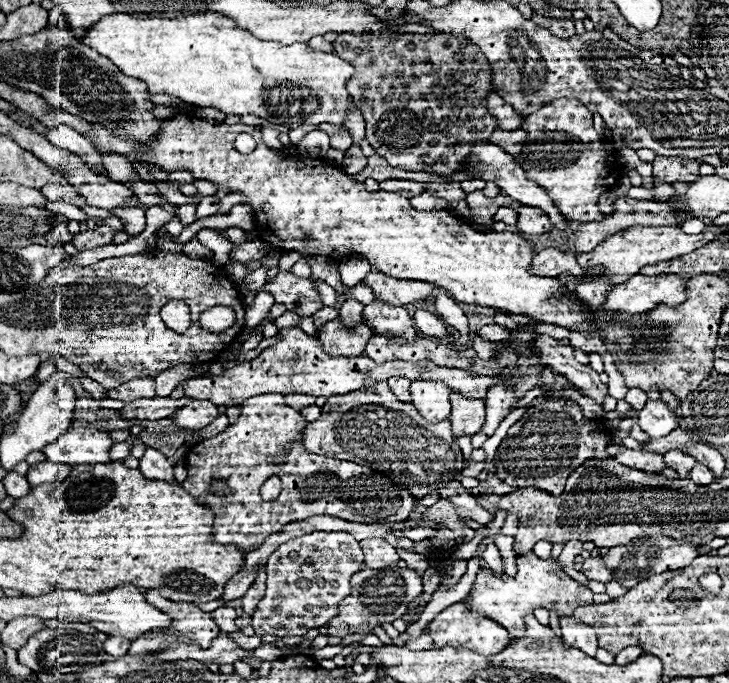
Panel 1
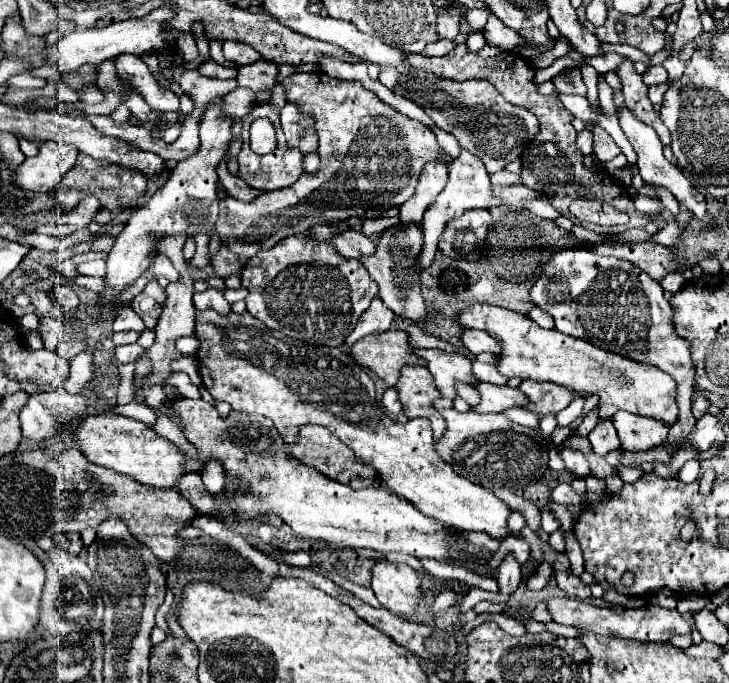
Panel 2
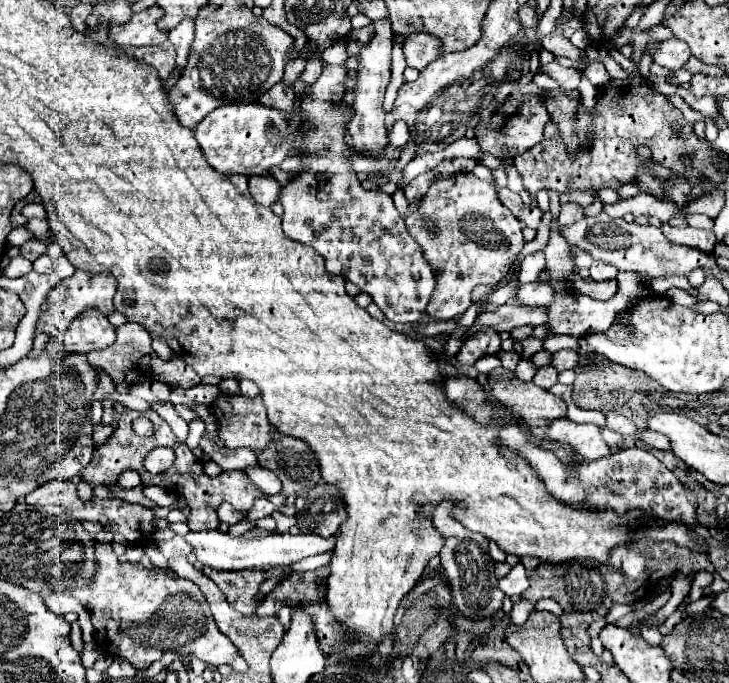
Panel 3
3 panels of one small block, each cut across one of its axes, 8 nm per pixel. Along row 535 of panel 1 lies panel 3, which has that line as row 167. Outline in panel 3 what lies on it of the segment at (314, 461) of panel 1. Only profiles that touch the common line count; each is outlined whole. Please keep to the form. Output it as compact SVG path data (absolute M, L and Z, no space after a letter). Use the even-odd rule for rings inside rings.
M260 102L254 104L226 104L224 108L216 108L216 112L210 112L198 126L196 126L196 140L208 160L208 164L222 172L222 174L244 174L244 176L270 176L270 168L280 164L286 156L290 154L298 154L300 144L304 140L304 130L306 124L302 126L302 122L296 122L296 118L300 116L300 112L292 112L290 114L282 114L282 112L274 112L274 108L268 108Z

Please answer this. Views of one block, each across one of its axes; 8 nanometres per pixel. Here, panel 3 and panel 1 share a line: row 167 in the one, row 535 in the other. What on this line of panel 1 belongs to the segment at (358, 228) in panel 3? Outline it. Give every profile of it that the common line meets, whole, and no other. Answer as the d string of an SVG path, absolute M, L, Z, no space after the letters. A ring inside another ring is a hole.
M312 532L278 546L266 562L266 596L258 602L252 614L256 636L302 636L310 628L328 624L330 618L338 614L340 602L350 594L350 578L360 570L364 570L364 554L354 536L348 532Z

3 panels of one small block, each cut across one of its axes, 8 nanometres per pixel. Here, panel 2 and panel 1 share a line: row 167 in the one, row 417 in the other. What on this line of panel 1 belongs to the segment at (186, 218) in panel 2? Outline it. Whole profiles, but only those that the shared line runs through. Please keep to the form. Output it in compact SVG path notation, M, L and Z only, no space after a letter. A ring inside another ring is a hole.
M192 400L188 406L176 410L174 422L182 430L192 430L192 428L208 426L216 416L220 416L216 404L212 404L210 400Z

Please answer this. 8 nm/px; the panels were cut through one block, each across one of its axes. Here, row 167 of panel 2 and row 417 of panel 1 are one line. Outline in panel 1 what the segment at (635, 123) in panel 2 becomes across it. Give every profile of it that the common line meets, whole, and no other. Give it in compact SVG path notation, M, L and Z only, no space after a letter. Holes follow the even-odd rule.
M648 400L638 412L638 424L650 438L660 438L678 428L678 416L662 400Z

